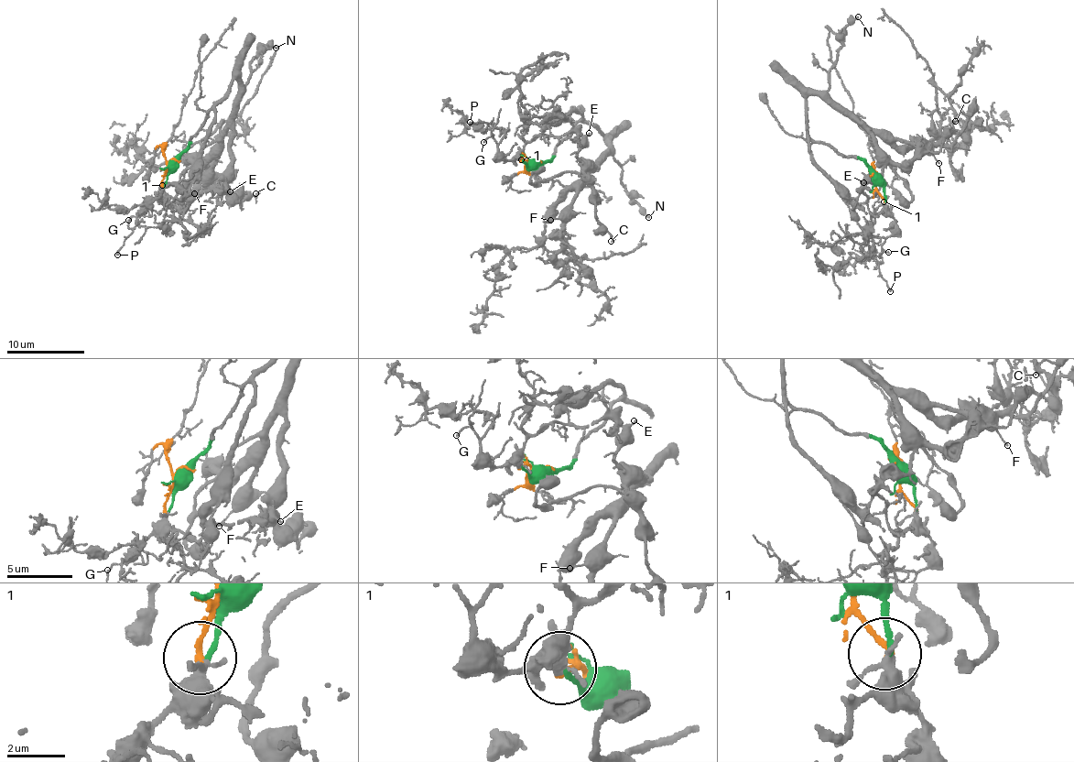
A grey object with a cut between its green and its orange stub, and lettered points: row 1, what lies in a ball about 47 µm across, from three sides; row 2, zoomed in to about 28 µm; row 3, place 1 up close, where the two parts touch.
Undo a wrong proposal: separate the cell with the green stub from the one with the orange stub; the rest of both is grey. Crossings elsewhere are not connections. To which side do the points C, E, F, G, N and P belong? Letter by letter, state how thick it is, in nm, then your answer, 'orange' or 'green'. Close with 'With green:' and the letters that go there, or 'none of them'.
C: calibre 90 nm; green
E: calibre 320 nm; green
F: calibre 80 nm; green
G: calibre 100 nm; orange
N: calibre 220 nm; green
P: calibre 130 nm; orange
With green: C, E, F, N

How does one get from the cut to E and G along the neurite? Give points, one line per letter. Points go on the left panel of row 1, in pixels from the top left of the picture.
E: (171, 160), (177, 160), (188, 146), (190, 136), (233, 79), (239, 91), (230, 174), (218, 191), (231, 191)
G: (171, 160), (146, 211), (127, 220)

